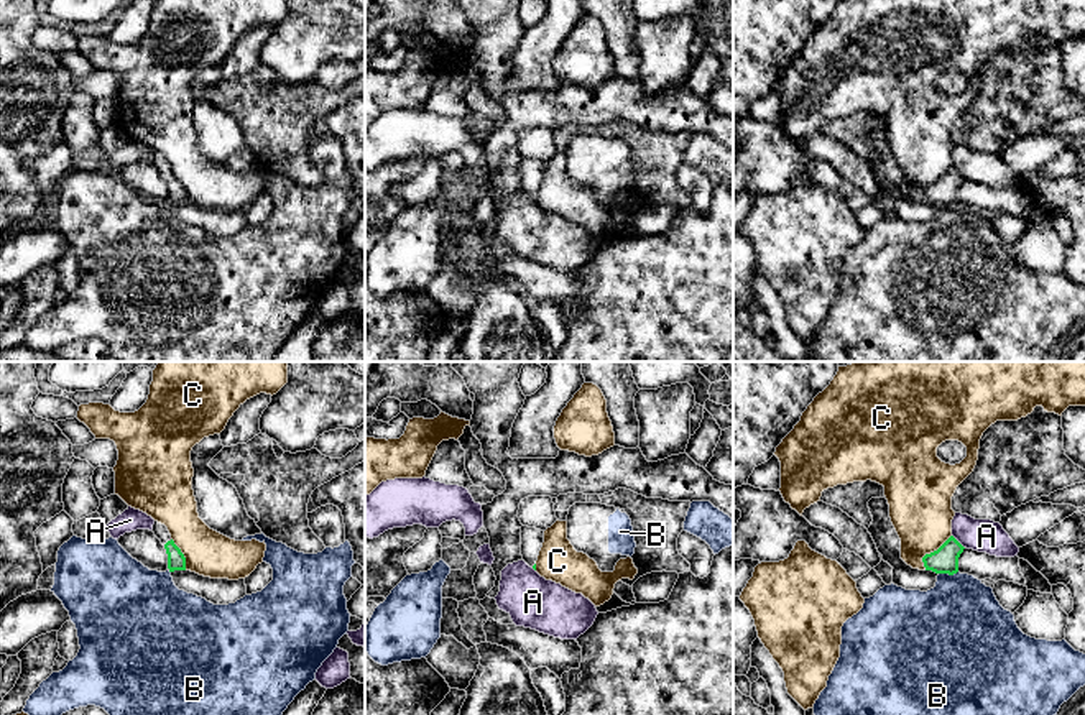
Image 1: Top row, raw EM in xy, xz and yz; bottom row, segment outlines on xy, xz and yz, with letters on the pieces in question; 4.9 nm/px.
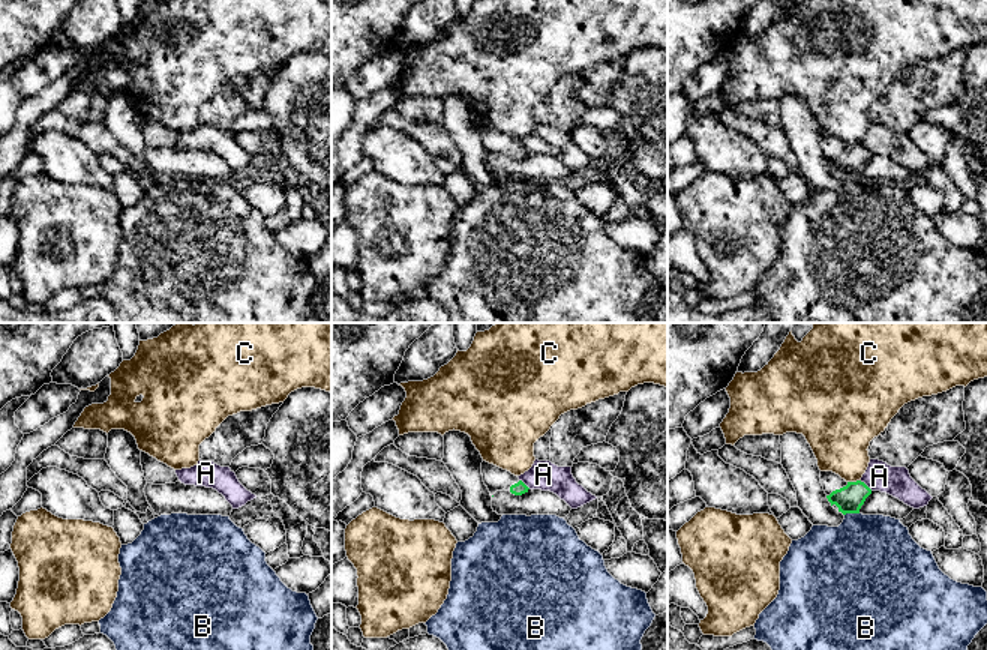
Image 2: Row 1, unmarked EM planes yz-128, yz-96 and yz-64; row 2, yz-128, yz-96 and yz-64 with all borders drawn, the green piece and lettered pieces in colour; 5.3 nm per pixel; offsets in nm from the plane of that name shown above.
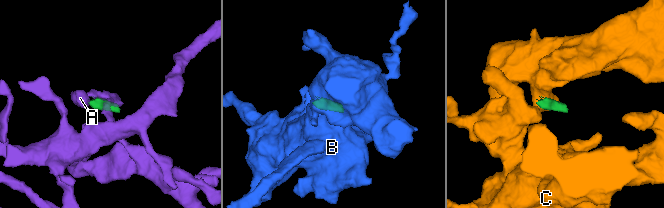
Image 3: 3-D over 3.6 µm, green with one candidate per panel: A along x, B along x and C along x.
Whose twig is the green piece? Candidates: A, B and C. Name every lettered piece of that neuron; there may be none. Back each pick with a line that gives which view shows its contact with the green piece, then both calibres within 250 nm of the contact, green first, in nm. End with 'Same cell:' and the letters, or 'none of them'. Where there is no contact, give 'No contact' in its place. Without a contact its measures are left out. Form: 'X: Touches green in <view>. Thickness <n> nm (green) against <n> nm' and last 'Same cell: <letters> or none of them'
Same cell: none of them

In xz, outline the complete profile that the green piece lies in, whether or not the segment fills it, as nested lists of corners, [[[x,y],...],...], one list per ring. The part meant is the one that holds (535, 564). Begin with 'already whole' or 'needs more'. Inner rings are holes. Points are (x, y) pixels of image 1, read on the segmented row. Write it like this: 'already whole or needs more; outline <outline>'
needs more; outline [[[521,526],[521,556],[523,560],[534,570],[542,542],[544,542],[544,531]]]

